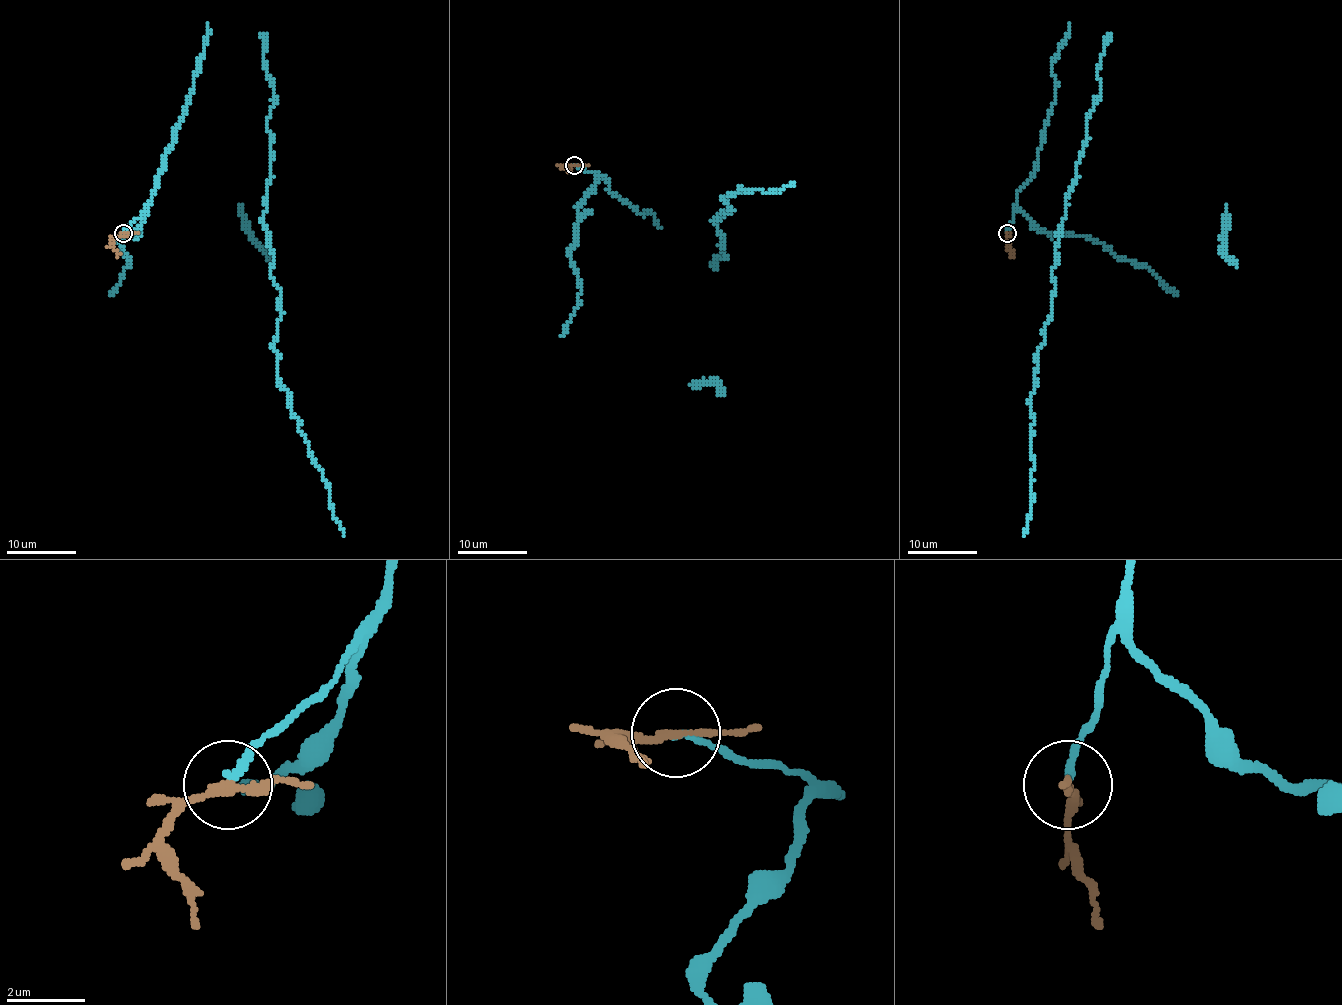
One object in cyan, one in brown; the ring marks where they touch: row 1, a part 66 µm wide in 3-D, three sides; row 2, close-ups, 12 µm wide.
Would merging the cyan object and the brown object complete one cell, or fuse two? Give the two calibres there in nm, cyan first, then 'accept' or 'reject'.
170 nm thick on the cyan side, 190 nm on the other; reject

